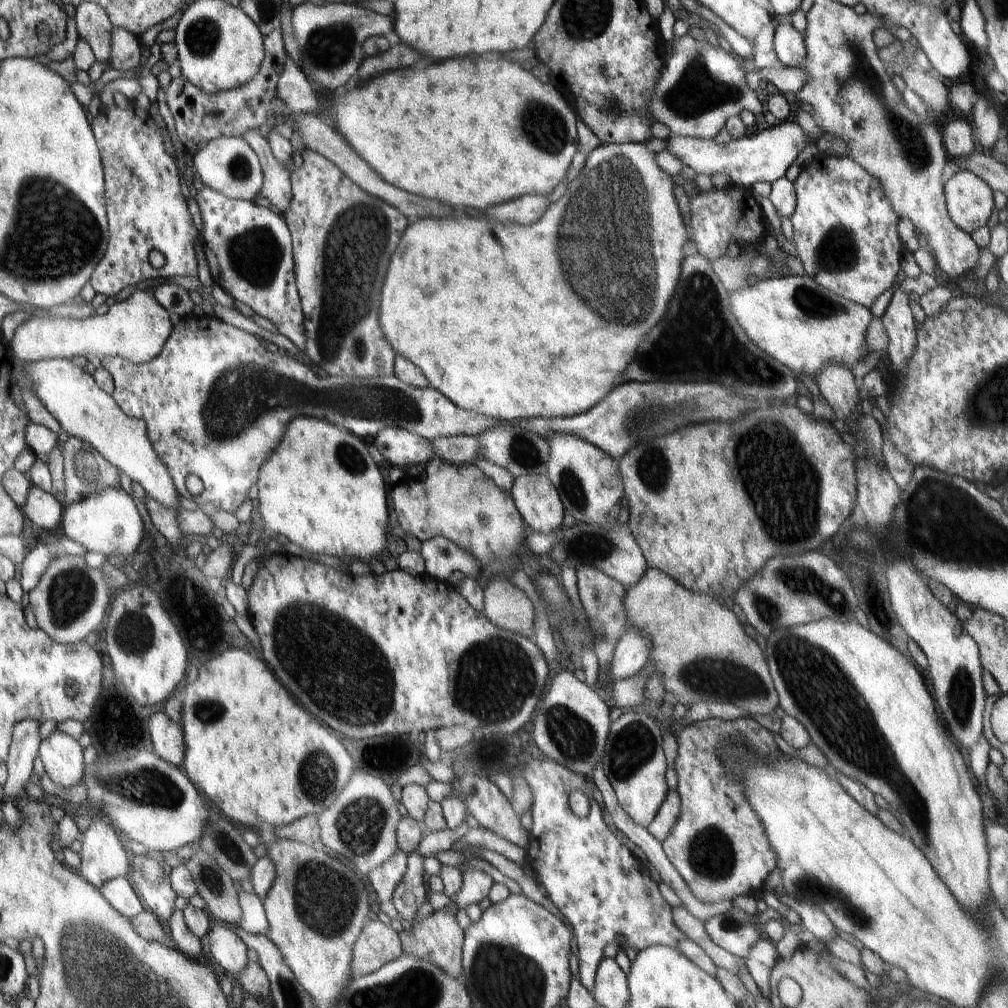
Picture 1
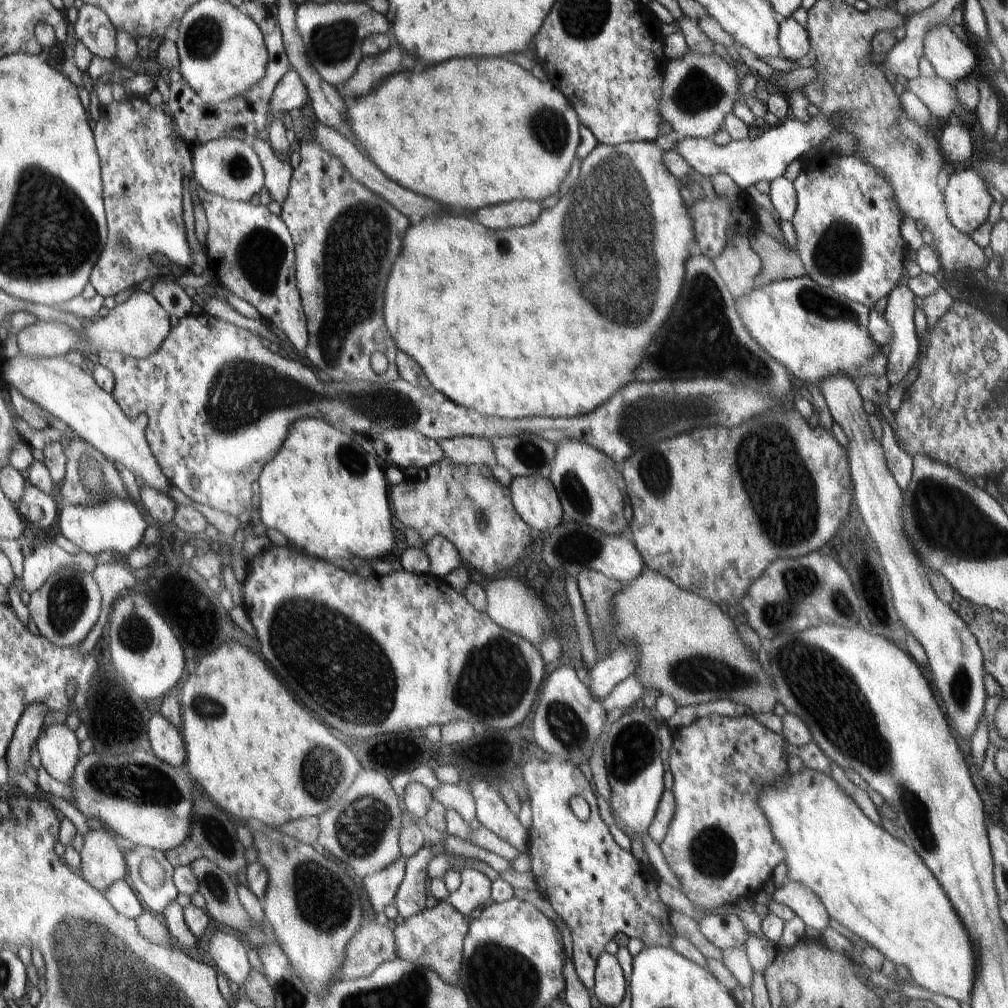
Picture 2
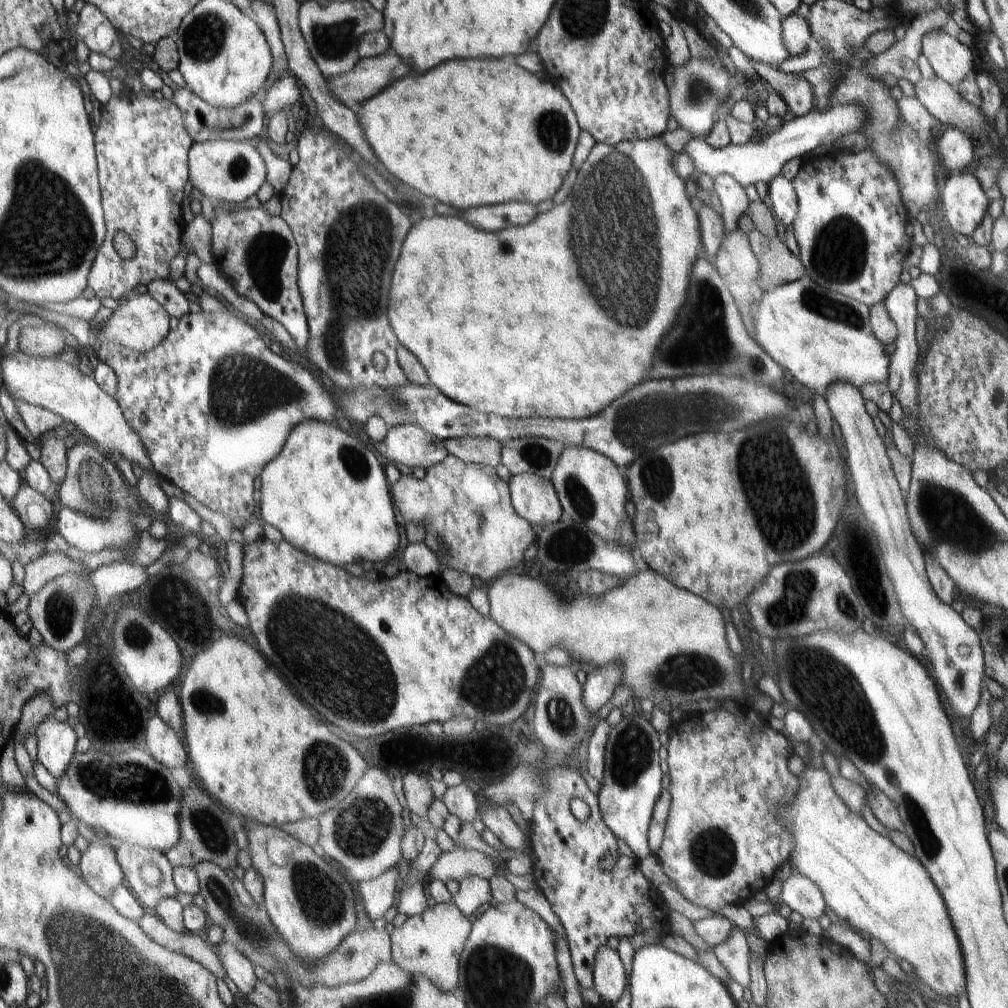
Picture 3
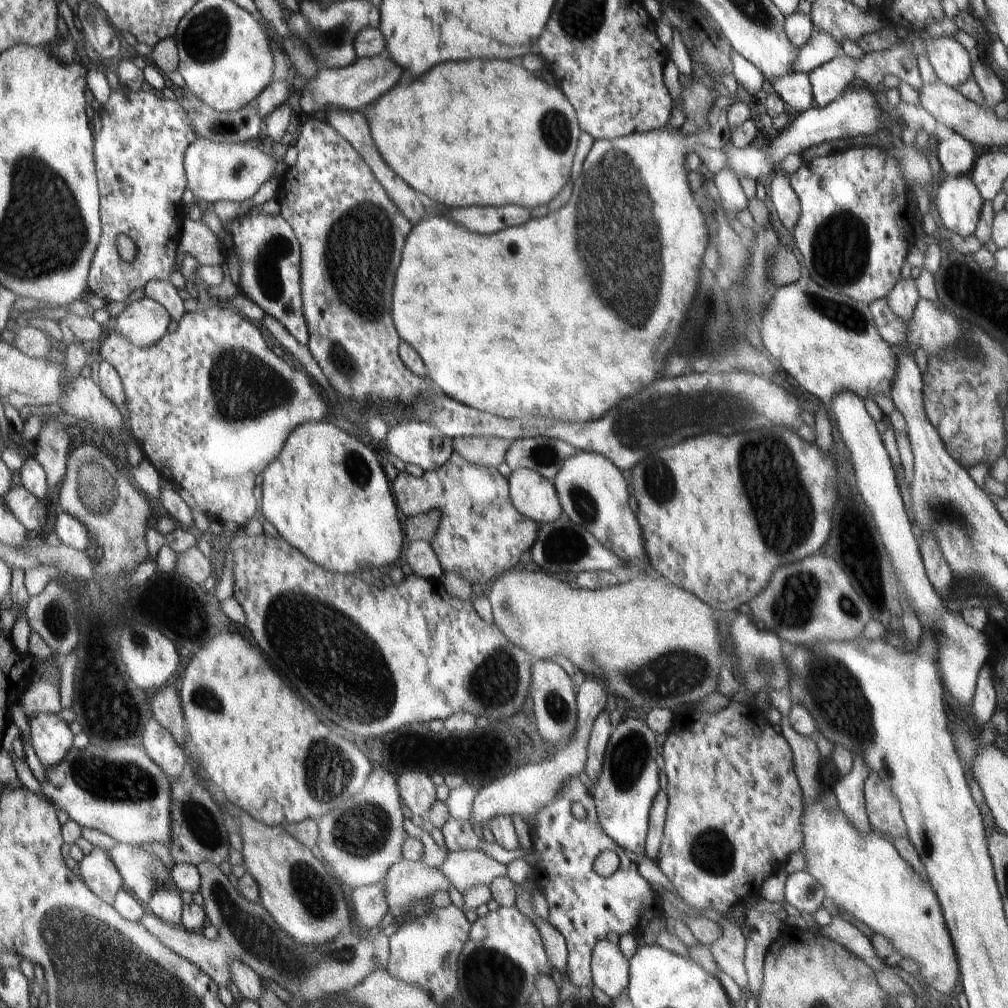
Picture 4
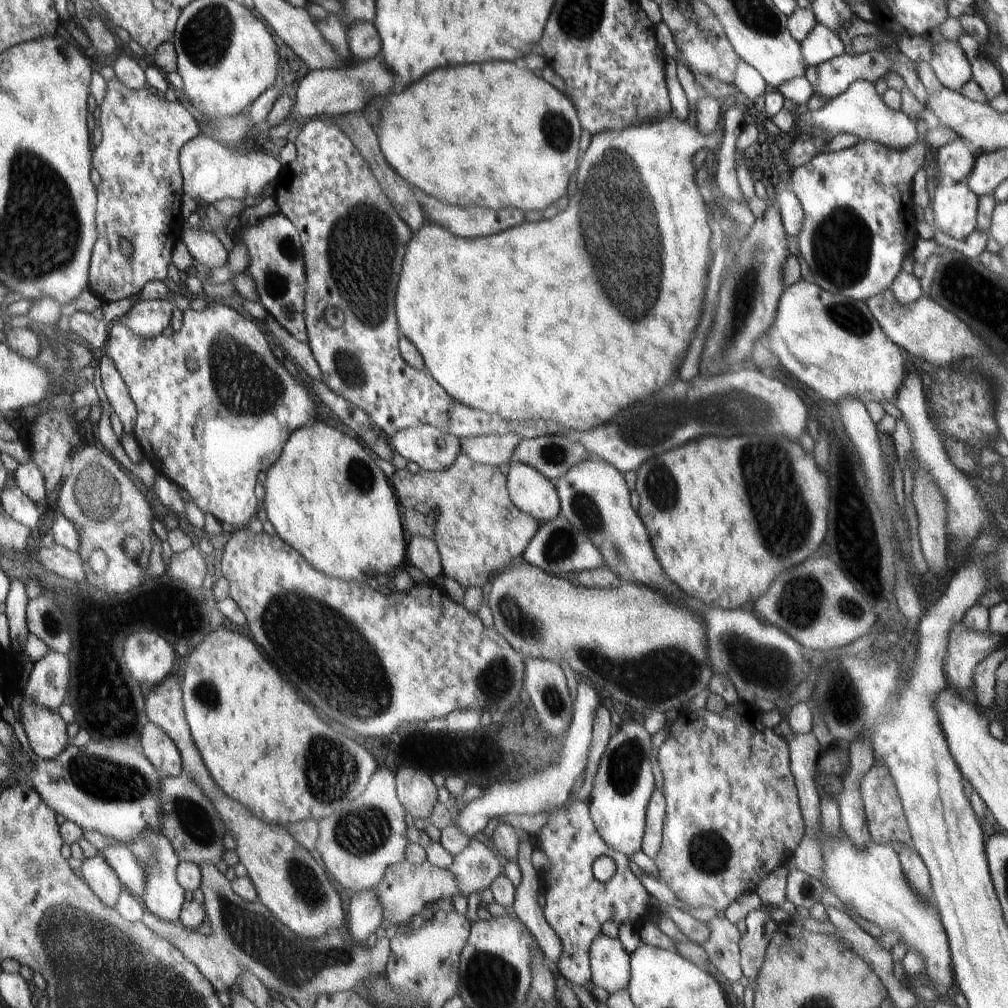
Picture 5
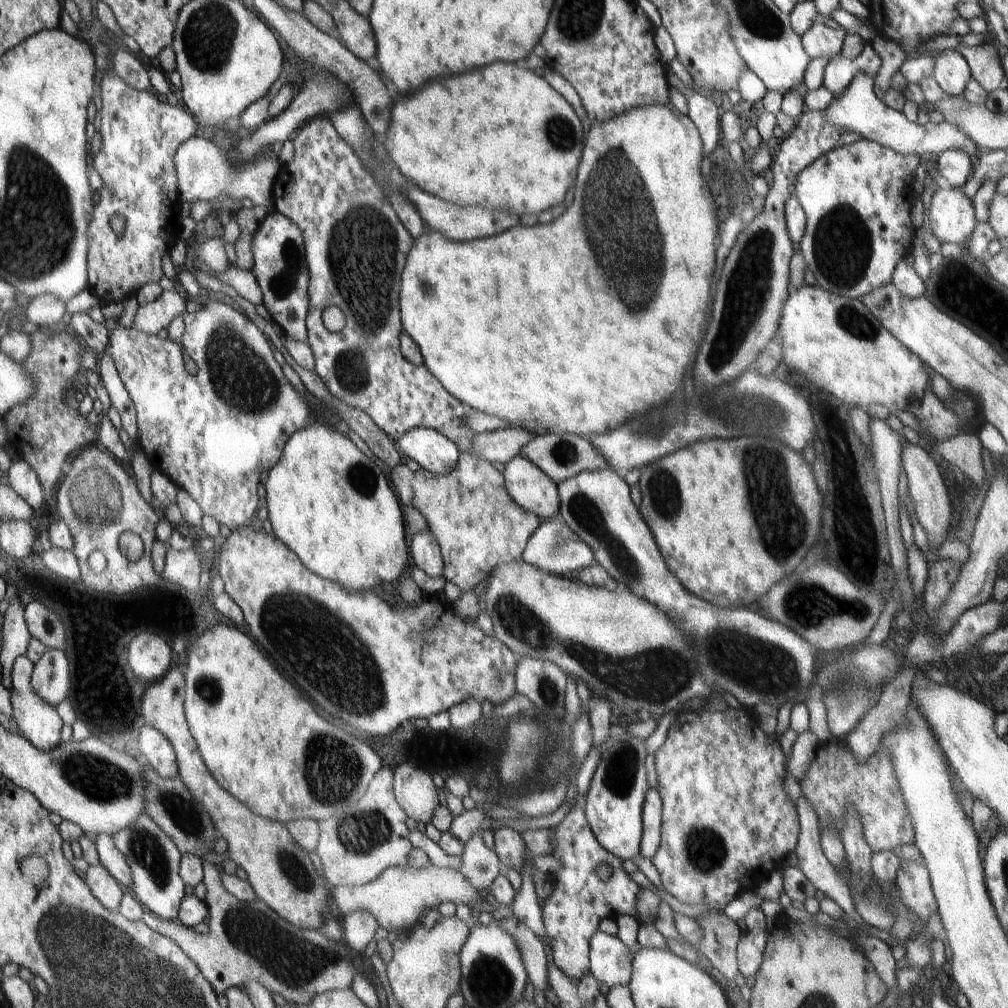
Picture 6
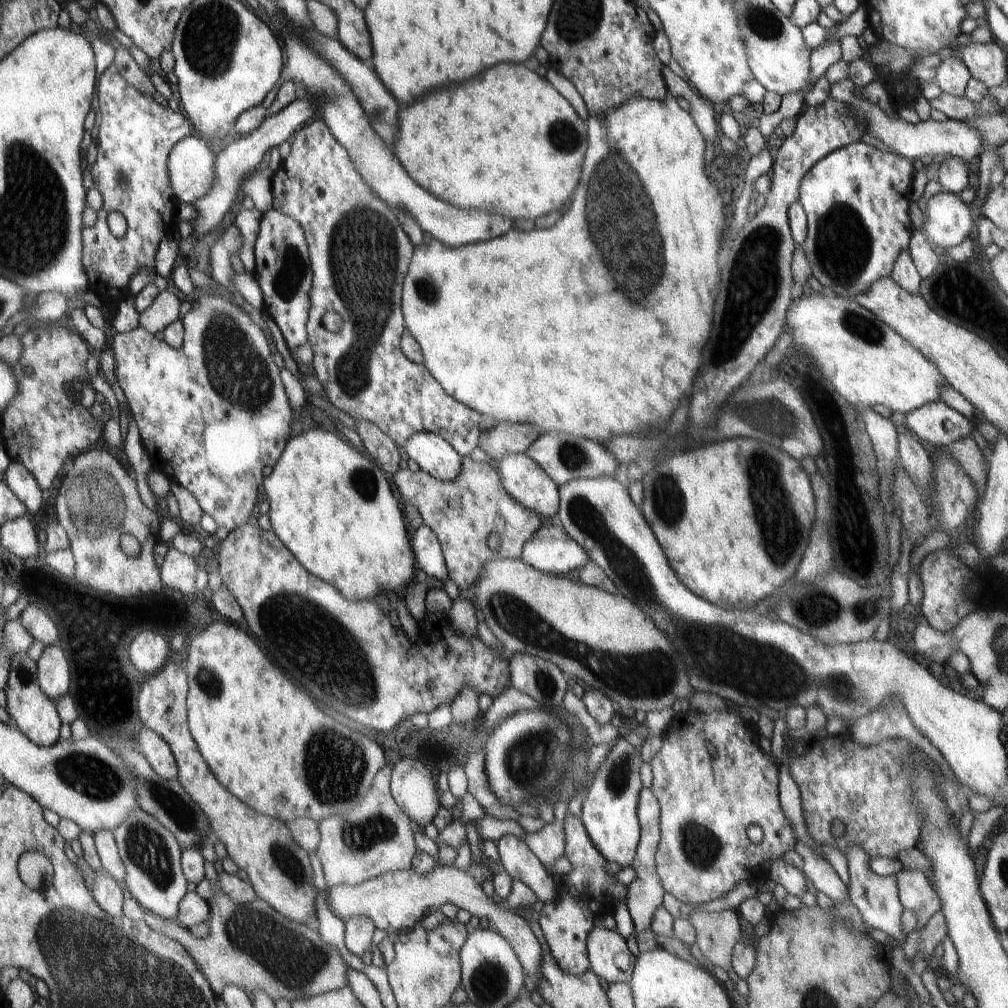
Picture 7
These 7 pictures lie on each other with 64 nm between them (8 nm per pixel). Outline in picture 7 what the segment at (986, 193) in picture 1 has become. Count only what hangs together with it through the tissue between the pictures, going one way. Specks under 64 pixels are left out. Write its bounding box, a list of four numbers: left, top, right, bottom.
[922,190,973,252]

